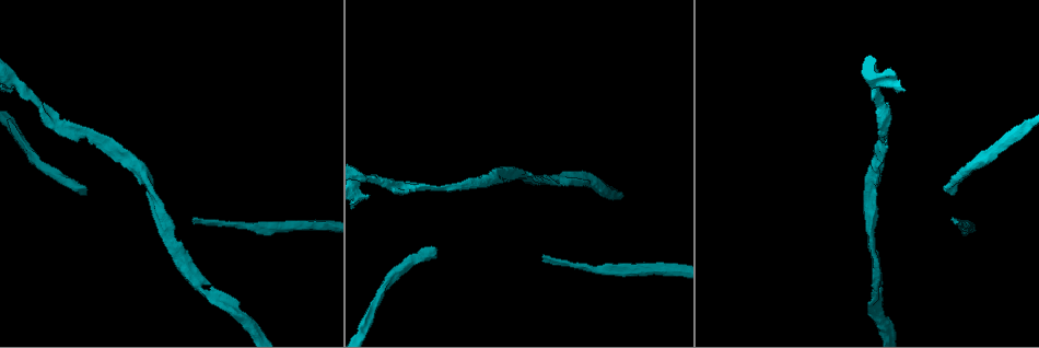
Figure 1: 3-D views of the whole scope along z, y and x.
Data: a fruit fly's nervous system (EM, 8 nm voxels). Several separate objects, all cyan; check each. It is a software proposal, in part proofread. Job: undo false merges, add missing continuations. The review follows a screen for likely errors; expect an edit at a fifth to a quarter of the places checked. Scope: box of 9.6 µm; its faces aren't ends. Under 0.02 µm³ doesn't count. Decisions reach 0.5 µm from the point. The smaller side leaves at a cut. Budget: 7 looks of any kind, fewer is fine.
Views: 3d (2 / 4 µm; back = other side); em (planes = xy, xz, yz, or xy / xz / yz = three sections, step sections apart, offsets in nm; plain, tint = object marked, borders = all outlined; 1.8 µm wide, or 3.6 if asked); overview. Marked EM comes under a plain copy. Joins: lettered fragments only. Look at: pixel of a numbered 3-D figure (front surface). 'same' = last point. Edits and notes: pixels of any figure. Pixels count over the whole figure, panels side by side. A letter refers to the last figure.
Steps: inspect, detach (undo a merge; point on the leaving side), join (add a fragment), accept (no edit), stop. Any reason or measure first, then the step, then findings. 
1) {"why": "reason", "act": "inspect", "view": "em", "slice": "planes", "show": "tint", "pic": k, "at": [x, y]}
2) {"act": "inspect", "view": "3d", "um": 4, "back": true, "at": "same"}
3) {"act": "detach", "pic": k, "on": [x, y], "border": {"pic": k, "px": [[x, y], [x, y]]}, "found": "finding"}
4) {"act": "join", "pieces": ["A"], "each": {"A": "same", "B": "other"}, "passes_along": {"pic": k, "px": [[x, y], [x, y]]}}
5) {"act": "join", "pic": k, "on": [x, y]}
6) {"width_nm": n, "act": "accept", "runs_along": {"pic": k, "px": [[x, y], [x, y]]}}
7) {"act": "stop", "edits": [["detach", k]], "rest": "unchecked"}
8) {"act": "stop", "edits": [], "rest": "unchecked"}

{"why": "sudden change in width", "act": "inspect", "view": "3d", "um": 2, "pic": 1, "at": [246, 223]}

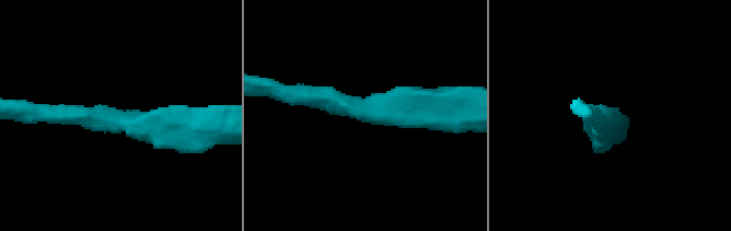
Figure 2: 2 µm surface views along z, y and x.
{"why": "now the EM", "act": "inspect", "view": "em", "slice": "planes", "show": "borders", "pic": 2, "at": [605, 118]}

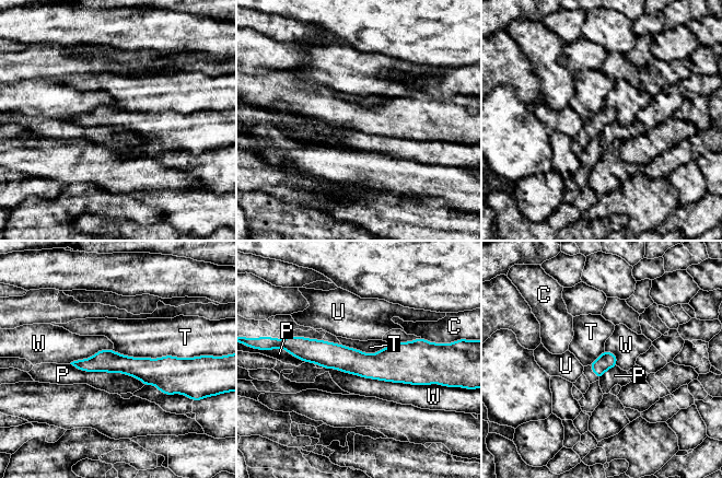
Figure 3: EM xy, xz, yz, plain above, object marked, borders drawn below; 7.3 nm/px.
{"act": "accept", "each": {"C": "other", "P": "other", "T": "other", "U": "other", "W": "other"}, "border": {"pic": 3, "px": [[70, 363], [124, 372], [144, 384]]}, "found": "continuous, no second neuron"}

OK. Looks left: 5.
{"act": "inspect", "view": "3d", "um": 4, "pic": 1, "at": [436, 247]}

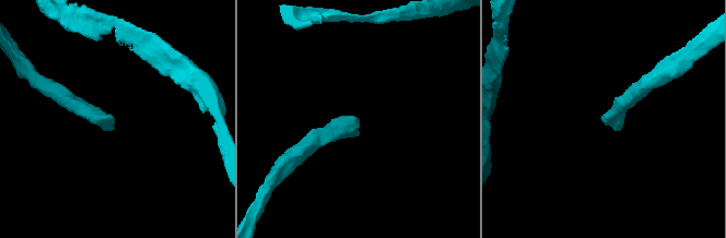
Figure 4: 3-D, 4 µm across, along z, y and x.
{"act": "inspect", "view": "em", "slice": "planes", "show": "borders", "pic": 4, "at": [603, 121]}

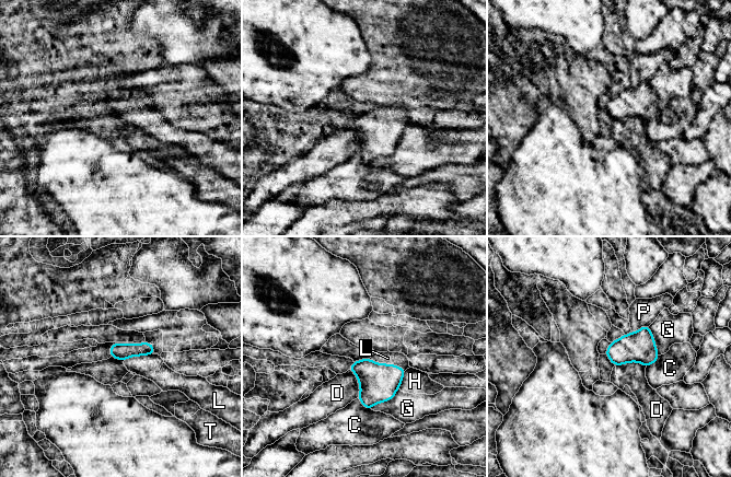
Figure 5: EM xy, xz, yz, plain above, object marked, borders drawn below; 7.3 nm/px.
{"width_nm": 120, "act": "join", "pieces": ["L"], "each": {"C": "other", "D": "other", "G": "other", "H": "other", "L": "same", "P": "other", "T": "other"}, "passes_along": {"pic": 5, "px": [[379, 382], [387, 364], [397, 359]]}, "found": "it goes on there"}

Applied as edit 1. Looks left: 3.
{"why": "side arm on a straight run", "act": "inspect", "view": "3d", "um": 2, "back": true, "pic": 1, "at": [14, 83]}

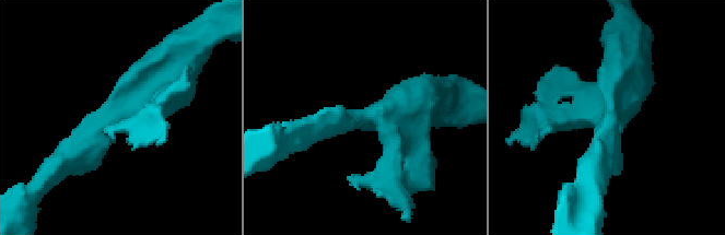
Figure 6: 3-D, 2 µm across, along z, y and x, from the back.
{"act": "inspect", "view": "em", "slice": "xy", "step": 16, "show": "tint", "pic": 6, "at": [121, 115]}

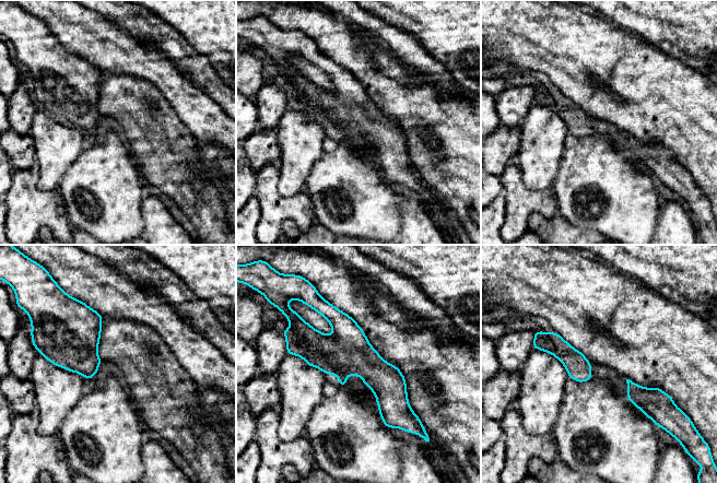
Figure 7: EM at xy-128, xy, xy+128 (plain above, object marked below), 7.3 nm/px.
{"why": "cut it another way", "act": "inspect", "view": "em", "slice": "planes", "show": "borders", "at": "same"}

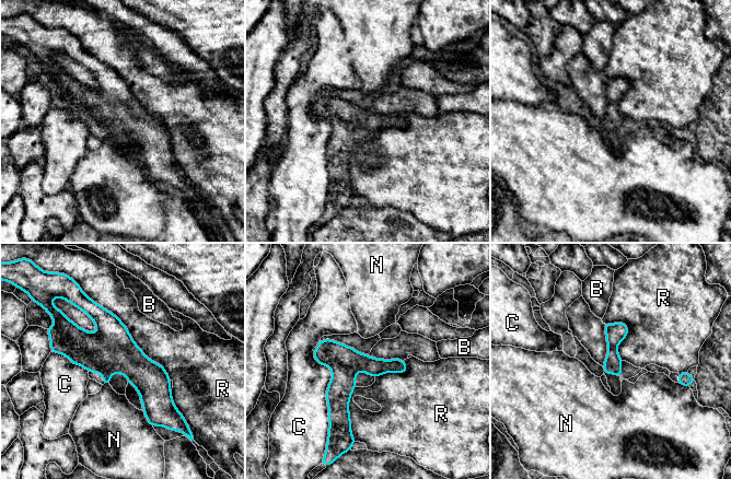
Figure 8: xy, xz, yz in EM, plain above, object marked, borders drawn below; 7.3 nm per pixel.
{"act": "accept", "each": {"B": "other", "C": "other", "N": "other", "R": "other"}, "found": "one neuron here"}

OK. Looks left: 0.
{"act": "stop", "edits": [["join", 5]], "rest": "unchecked"}

